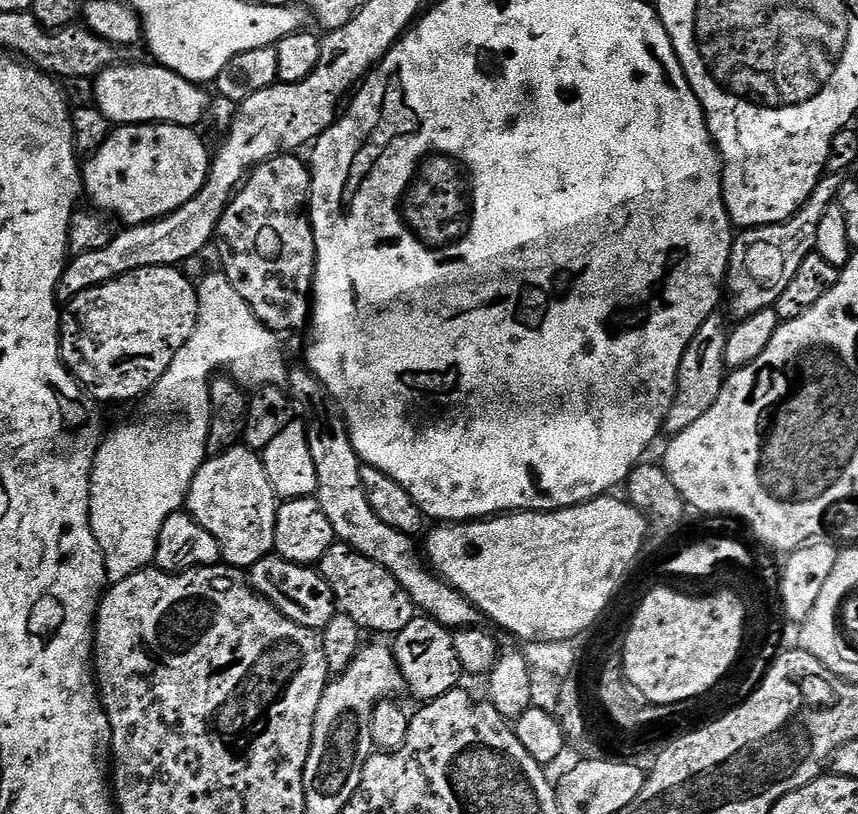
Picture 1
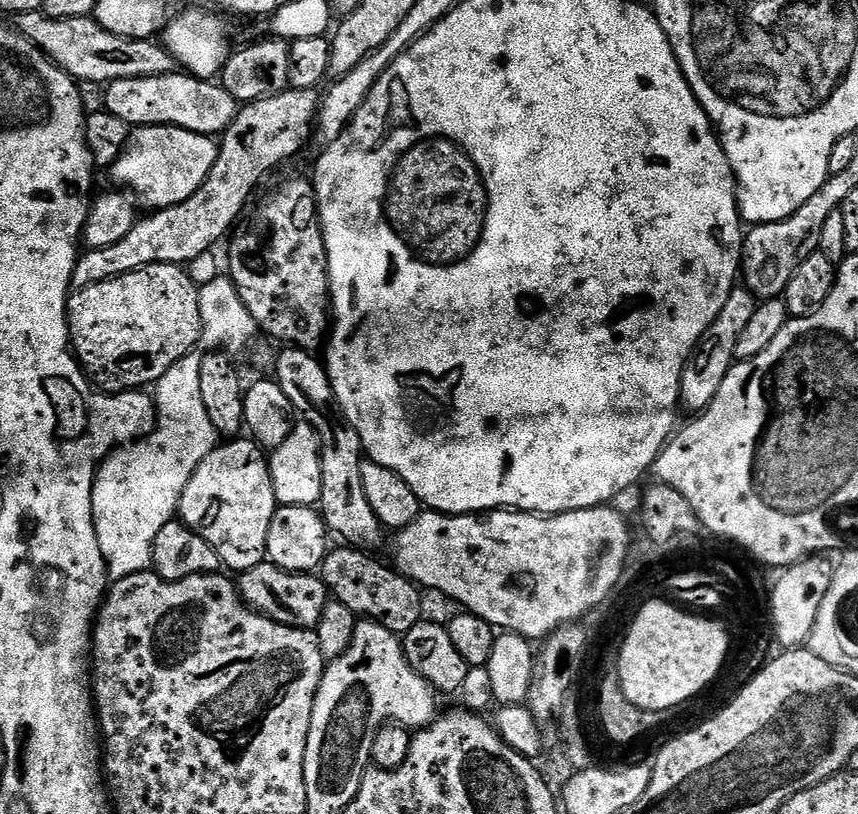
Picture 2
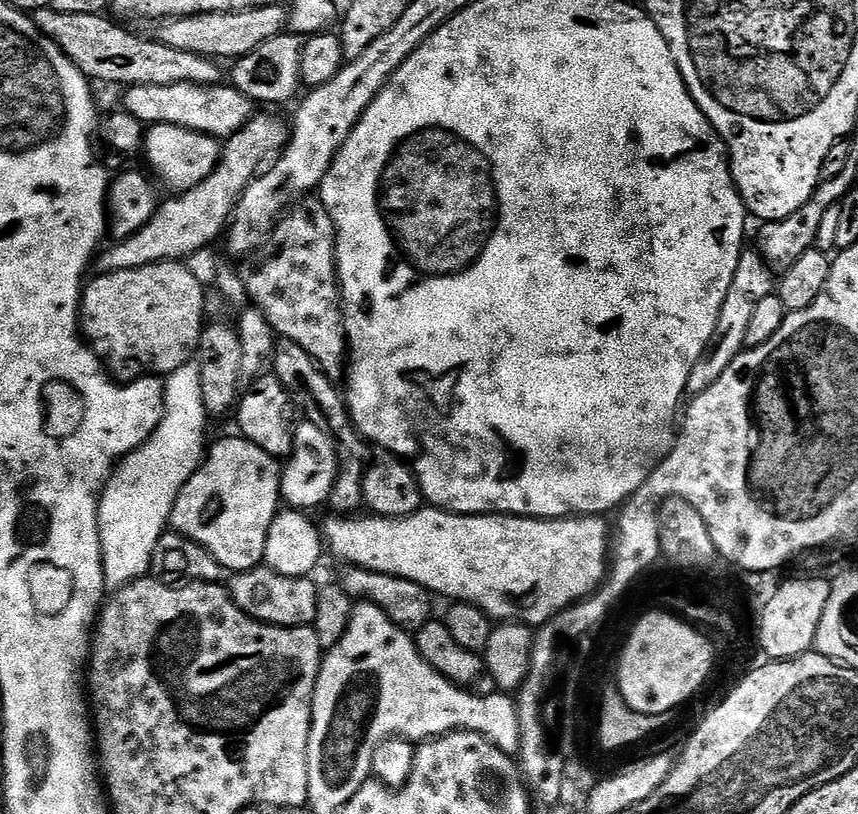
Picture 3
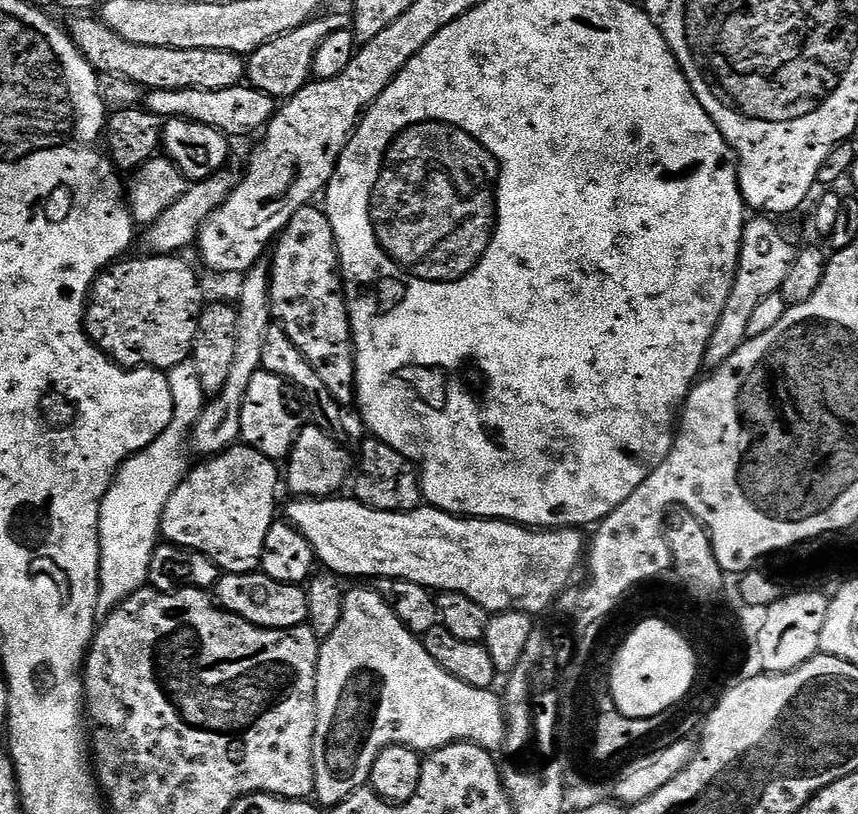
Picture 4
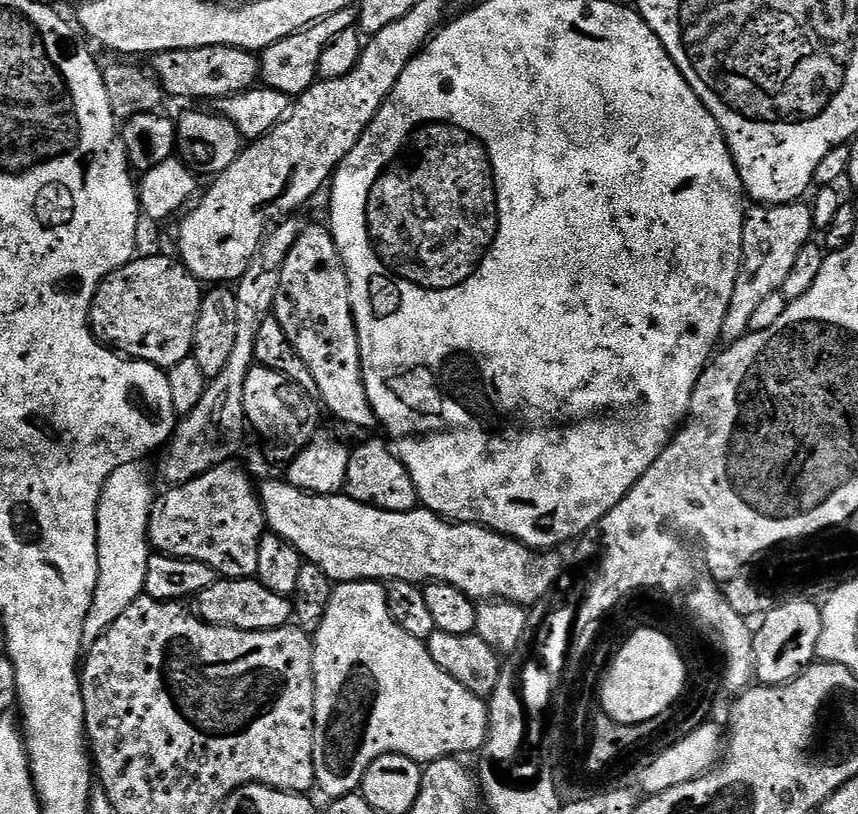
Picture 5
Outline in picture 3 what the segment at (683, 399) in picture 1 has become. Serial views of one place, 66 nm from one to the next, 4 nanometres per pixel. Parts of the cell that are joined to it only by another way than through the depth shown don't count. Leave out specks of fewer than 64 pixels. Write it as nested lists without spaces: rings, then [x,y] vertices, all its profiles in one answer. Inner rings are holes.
[[[745,250],[740,255],[738,270],[734,270],[734,282],[730,282],[730,290],[726,293],[726,302],[722,302],[722,314],[718,314],[718,326],[714,330],[714,338],[706,346],[702,358],[694,362],[694,370],[690,370],[688,392],[695,394],[714,386],[726,366],[734,362],[734,358],[744,351],[746,342],[746,329],[750,326],[750,318],[754,314],[754,306],[762,302],[762,298],[773,295],[774,292],[773,269],[765,262],[764,257],[756,250]]]

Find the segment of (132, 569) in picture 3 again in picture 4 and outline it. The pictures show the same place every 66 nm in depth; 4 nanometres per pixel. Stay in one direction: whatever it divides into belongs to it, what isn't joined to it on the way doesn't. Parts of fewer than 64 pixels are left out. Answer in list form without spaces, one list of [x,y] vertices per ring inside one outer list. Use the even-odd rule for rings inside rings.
[[[191,362],[179,364],[167,373],[170,382],[170,390],[174,394],[174,418],[170,426],[166,426],[163,434],[150,446],[146,446],[137,456],[130,459],[116,471],[112,479],[112,485],[103,502],[100,503],[100,593],[98,594],[97,613],[107,614],[114,611],[130,594],[134,594],[139,588],[148,584],[150,574],[150,558],[154,554],[156,545],[161,539],[160,523],[166,502],[170,494],[188,475],[190,463],[190,429],[198,422],[198,418],[204,405],[206,397],[202,386],[198,382],[198,370]]]

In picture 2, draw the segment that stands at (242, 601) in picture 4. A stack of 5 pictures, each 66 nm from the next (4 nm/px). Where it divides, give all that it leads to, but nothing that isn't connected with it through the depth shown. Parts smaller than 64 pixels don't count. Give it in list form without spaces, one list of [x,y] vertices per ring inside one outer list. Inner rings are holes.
[[[267,562],[239,573],[240,596],[248,607],[263,616],[288,624],[291,628],[315,629],[322,610],[326,610],[330,599],[328,588],[319,575],[311,572],[287,572]]]

